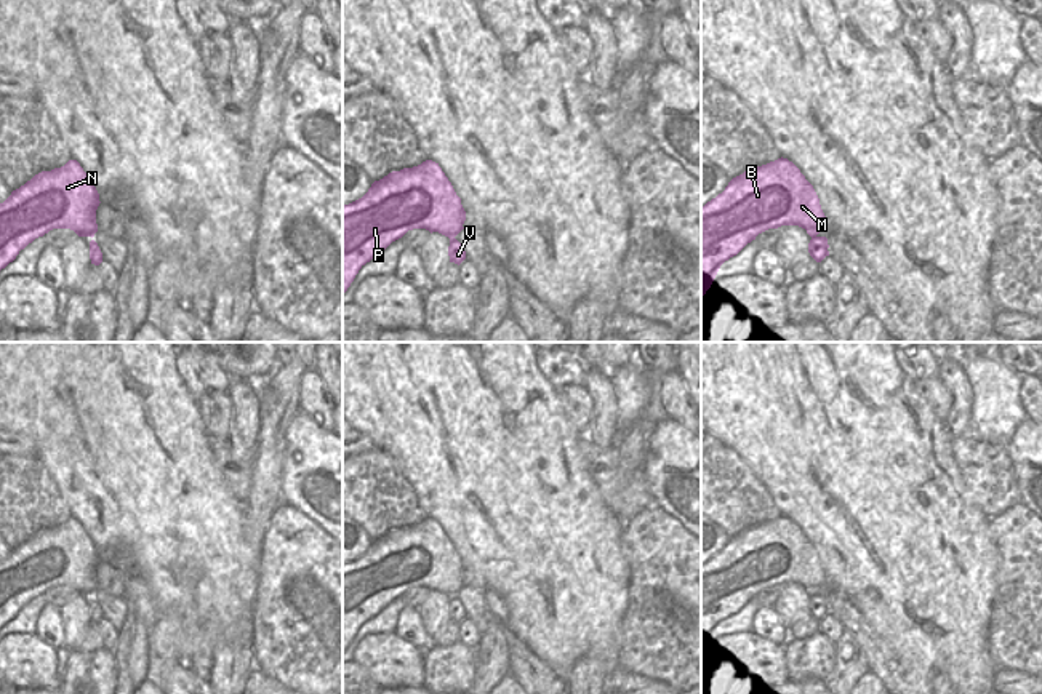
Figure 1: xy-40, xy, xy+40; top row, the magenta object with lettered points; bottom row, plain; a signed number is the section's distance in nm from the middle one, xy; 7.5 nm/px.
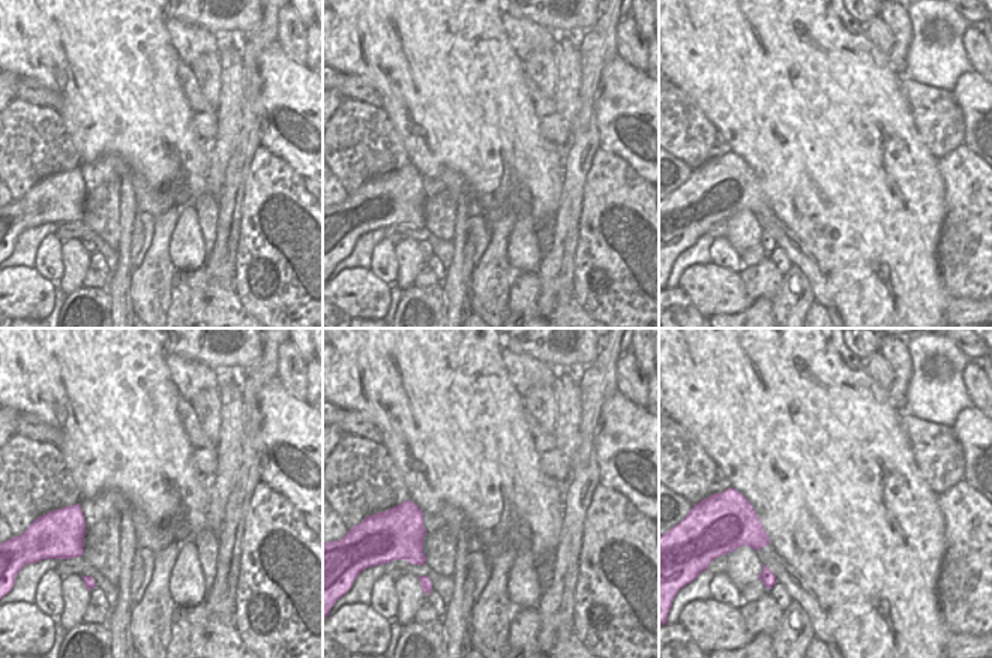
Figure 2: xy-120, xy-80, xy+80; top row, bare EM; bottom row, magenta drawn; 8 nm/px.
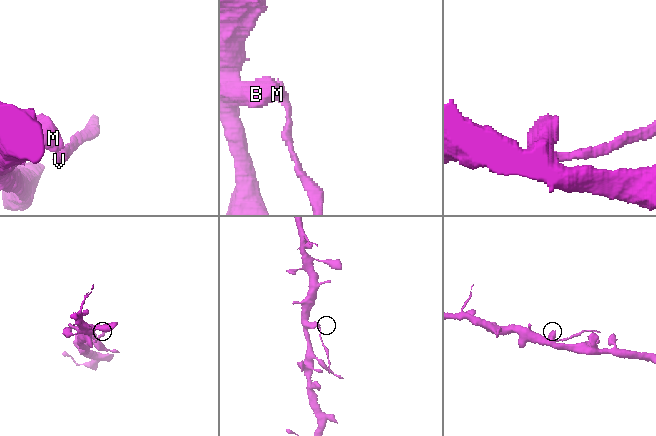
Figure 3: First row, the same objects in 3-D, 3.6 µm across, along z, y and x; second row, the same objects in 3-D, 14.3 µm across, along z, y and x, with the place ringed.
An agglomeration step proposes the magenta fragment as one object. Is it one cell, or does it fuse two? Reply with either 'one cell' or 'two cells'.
two cells

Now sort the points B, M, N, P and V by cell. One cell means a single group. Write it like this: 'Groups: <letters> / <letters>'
Groups: B M N P / V

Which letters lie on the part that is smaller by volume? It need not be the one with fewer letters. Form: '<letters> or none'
V

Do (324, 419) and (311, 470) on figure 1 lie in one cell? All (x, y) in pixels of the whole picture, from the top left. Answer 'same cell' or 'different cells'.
different cells

